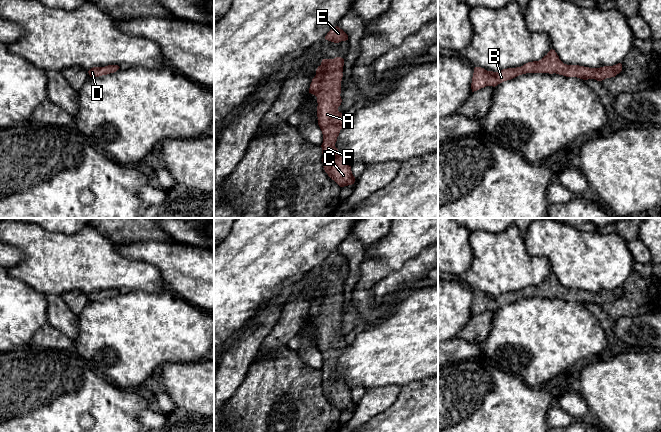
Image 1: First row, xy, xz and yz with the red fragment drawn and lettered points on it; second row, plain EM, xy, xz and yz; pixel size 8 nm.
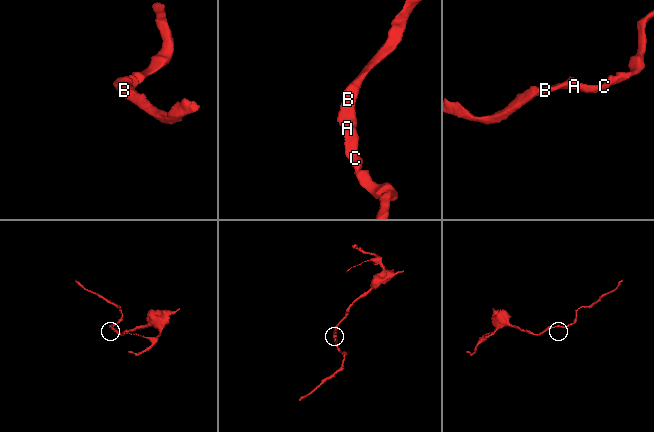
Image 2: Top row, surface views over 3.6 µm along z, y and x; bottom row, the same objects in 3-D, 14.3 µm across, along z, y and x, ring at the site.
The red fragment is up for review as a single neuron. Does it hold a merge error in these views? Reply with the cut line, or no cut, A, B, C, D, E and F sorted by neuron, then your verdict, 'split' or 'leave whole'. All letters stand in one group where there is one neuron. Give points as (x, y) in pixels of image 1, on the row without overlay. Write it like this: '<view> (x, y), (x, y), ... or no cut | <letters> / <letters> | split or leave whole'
no cut | A B C D E F | leave whole

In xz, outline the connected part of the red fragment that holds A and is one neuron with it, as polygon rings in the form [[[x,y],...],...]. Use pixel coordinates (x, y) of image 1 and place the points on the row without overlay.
[[[323,283],[310,308],[309,317],[317,321],[318,349],[323,358],[322,386],[325,396],[340,411],[352,409],[355,401],[335,371],[340,354],[346,347],[344,338],[338,335],[341,329],[341,305],[344,283]]]

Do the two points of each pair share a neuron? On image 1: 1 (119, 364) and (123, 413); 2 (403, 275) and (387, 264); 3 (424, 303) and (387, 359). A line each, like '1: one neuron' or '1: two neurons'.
1: two neurons
2: two neurons
3: one neuron

